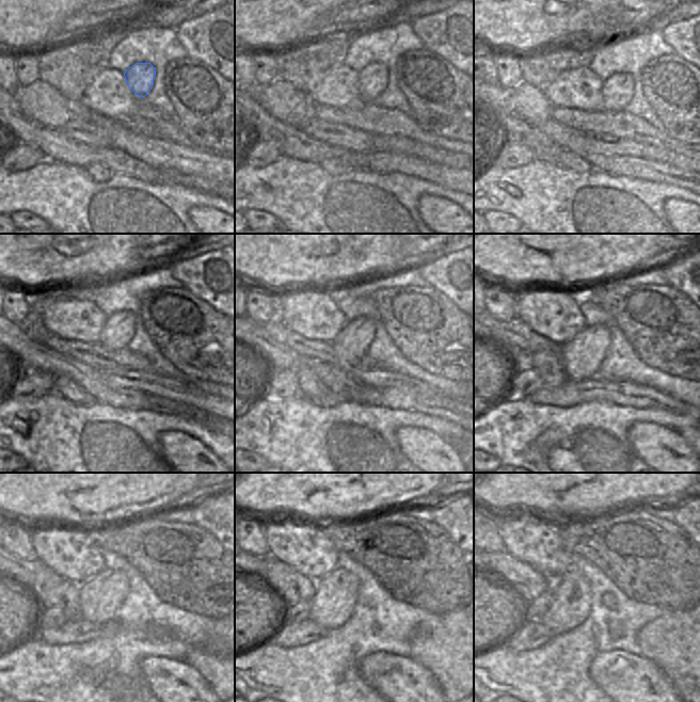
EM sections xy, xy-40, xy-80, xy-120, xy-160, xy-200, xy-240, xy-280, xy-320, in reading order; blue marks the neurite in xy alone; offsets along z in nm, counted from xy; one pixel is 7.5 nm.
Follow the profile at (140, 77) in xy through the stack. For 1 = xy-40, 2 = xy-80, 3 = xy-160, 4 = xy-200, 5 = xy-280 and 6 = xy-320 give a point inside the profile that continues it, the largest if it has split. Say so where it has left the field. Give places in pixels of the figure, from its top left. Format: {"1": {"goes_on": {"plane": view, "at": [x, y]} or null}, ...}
{"1": {"goes_on": {"plane": "xy-40", "at": [372, 79]}}, "2": {"goes_on": {"plane": "xy-80", "at": [609, 88]}}, "3": {"goes_on": {"plane": "xy-160", "at": [351, 345]}}, "4": {"goes_on": {"plane": "xy-200", "at": [581, 357]}}, "5": {"goes_on": {"plane": "xy-280", "at": [333, 603]}}, "6": {"goes_on": {"plane": "xy-320", "at": [571, 605]}}}

